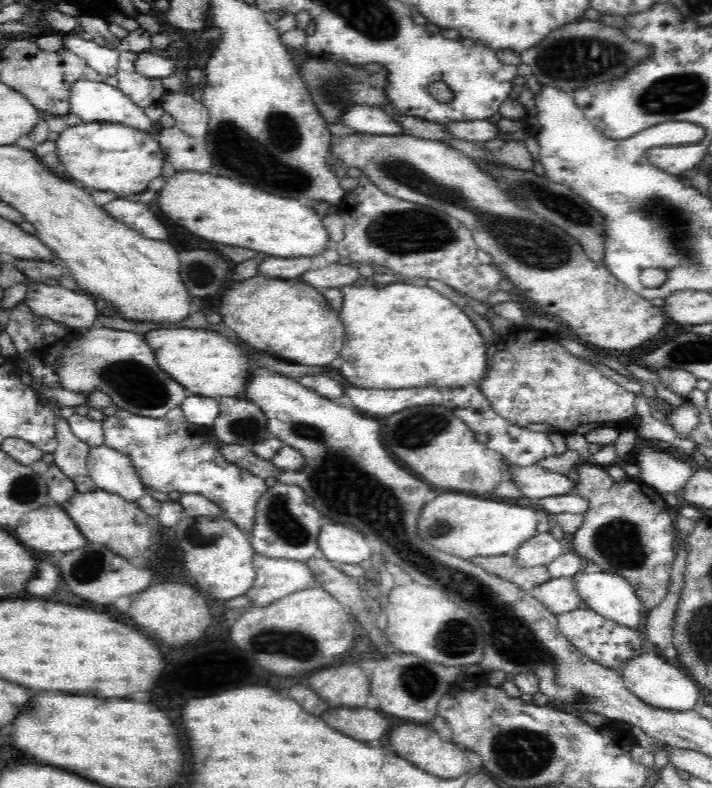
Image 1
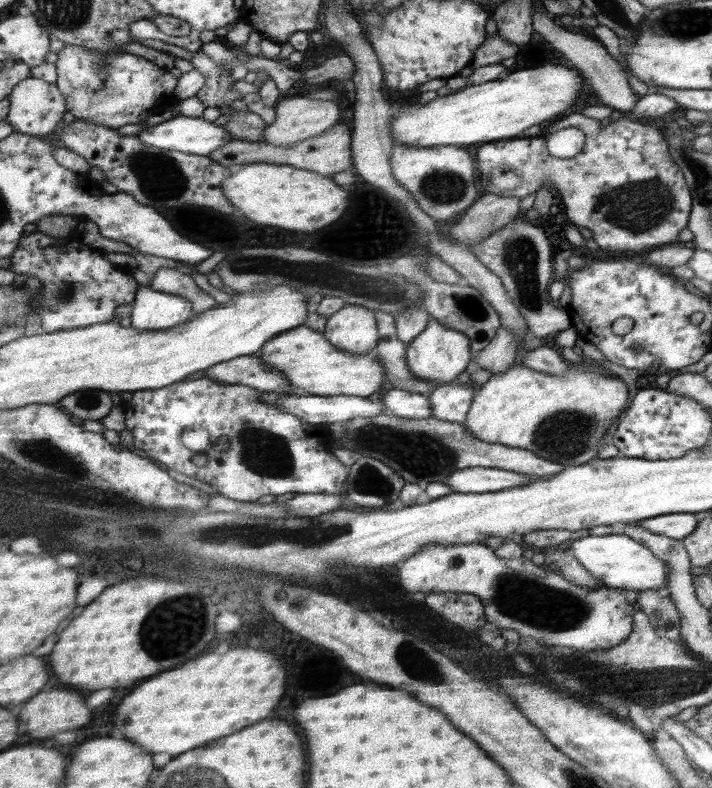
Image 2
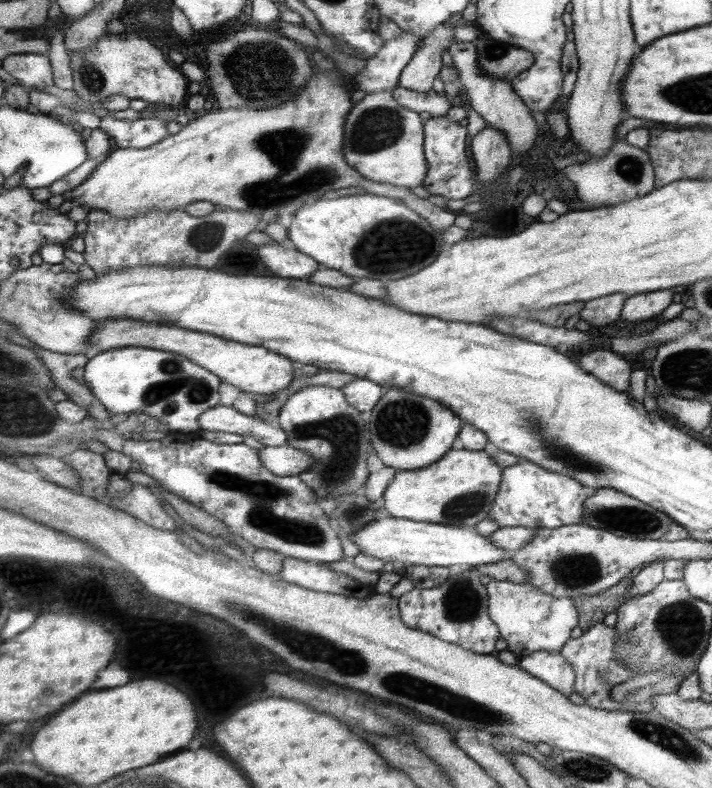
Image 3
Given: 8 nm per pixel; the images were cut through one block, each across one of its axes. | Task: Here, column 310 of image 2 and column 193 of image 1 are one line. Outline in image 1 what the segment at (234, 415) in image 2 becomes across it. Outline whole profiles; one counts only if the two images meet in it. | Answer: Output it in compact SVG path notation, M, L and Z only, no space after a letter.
M180 406L168 410L160 418L137 416L130 412L122 412L122 409L120 409L116 416L108 416L104 420L104 424L101 425L104 431L105 444L122 454L129 454L135 471L139 474L144 485L154 488L158 492L169 493L178 490L178 492L184 492L184 494L200 494L210 502L214 502L218 508L221 508L227 514L229 521L232 521L249 536L252 528L254 528L258 498L264 495L269 487L266 486L260 474L254 475L236 463L230 463L228 459L221 455L222 442L217 440L217 437L213 434L210 434L210 427L190 424Z

